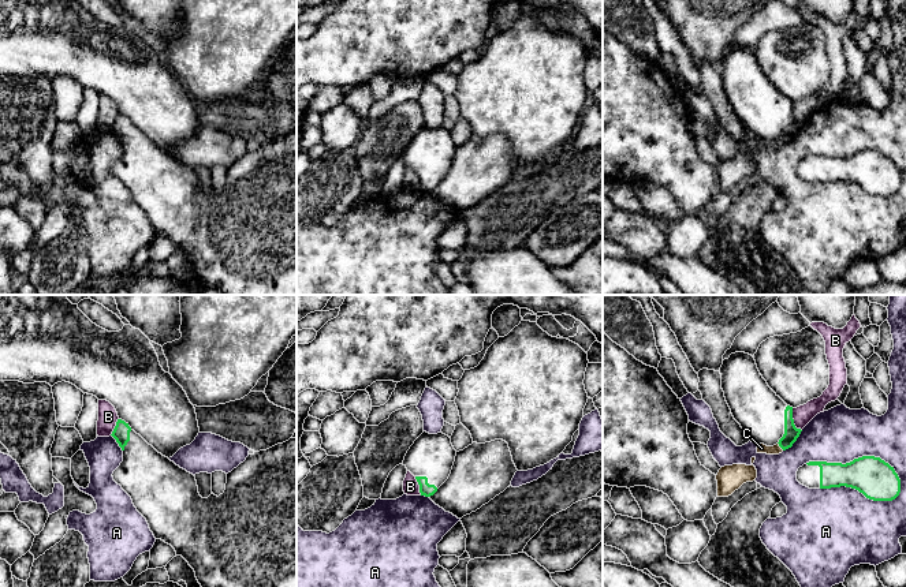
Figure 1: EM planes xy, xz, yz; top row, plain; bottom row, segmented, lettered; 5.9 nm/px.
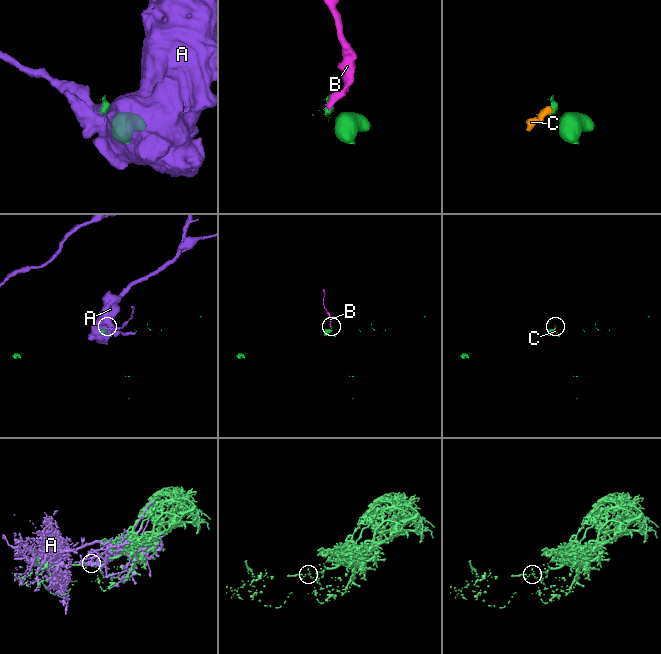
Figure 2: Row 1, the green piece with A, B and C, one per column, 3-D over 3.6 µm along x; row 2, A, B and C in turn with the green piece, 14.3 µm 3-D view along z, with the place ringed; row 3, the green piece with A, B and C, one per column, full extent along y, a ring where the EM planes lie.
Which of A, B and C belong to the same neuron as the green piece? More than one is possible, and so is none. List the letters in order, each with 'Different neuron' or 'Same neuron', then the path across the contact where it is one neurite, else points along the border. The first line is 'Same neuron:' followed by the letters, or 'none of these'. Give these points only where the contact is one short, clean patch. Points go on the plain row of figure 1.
Same neuron: none of these
A: Different neuron
B: Different neuron. Boundary: yz (791, 103), (794, 119), (801, 124)
C: Different neuron. Boundary: yz (778, 137), (783, 144)

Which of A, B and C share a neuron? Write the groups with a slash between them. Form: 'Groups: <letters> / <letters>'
Groups: A / B C

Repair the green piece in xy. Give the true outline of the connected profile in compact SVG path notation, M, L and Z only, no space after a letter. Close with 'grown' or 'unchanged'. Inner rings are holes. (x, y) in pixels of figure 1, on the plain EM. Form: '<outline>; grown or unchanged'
M118 113L111 130L123 145L123 156L112 168L113 175L131 191L134 201L146 213L154 232L171 239L176 250L182 250L189 257L204 287L216 289L219 295L297 295L297 131L266 145L249 149L243 157L227 168L223 188L217 191L212 187L208 192L202 192L198 187L195 171L159 147L128 117Z; grown

